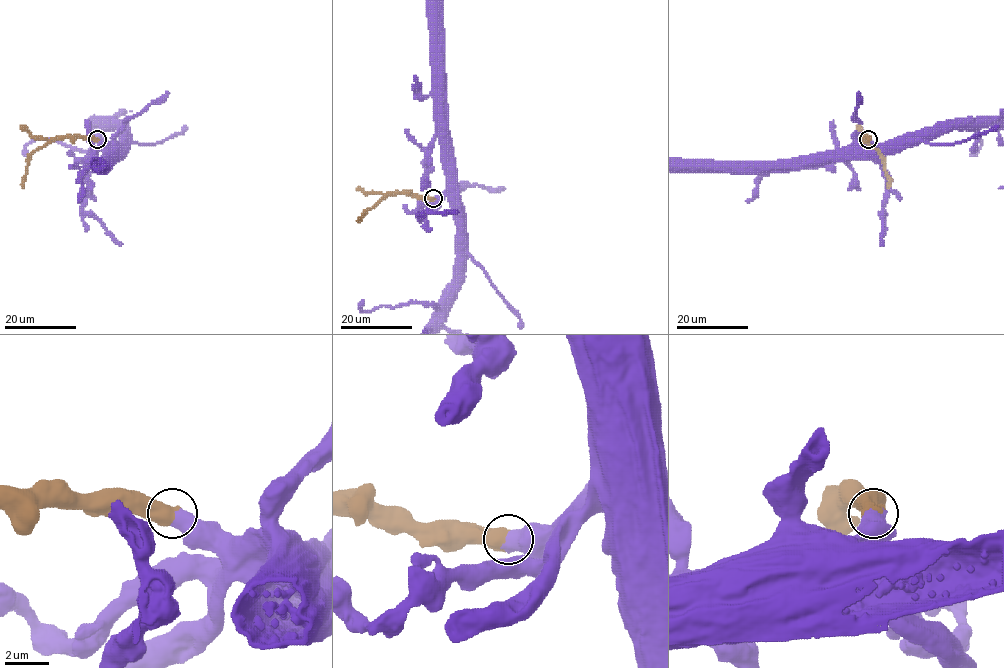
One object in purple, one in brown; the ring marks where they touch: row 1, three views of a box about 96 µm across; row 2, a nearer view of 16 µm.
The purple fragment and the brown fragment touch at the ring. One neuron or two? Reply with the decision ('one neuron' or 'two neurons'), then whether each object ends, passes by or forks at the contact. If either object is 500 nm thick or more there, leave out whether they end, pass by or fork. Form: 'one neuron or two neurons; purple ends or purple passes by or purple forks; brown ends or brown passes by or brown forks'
one neuron

